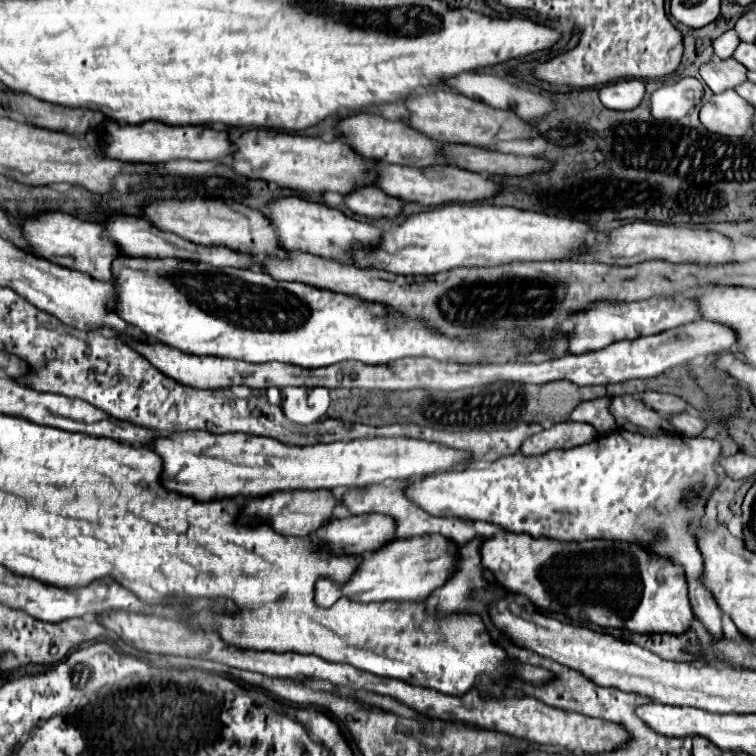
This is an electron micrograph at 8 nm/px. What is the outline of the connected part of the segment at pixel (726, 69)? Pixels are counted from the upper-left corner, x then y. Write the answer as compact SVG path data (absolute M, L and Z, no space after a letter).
M712 60L700 66L700 76L704 80L704 84L712 90L712 92L724 92L726 88L734 88L740 82L746 80L746 68L734 60Z

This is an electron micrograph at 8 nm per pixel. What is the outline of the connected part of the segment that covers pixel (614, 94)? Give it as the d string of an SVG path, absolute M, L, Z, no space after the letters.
M620 80L602 86L600 102L610 110L632 110L644 98L644 82L642 80Z

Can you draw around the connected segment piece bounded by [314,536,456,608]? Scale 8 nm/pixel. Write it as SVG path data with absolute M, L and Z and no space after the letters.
M444 536L392 540L386 546L370 552L370 556L362 556L348 582L336 584L330 578L320 578L314 588L314 602L320 608L330 608L338 598L348 598L354 602L414 600L418 596L428 598L430 592L440 588L454 570L456 558L450 556L448 548L450 542L444 542Z

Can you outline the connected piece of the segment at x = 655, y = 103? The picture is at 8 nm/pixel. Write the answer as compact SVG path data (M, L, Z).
M682 78L676 84L658 88L650 98L650 112L656 120L678 120L702 100L702 84L696 78Z

